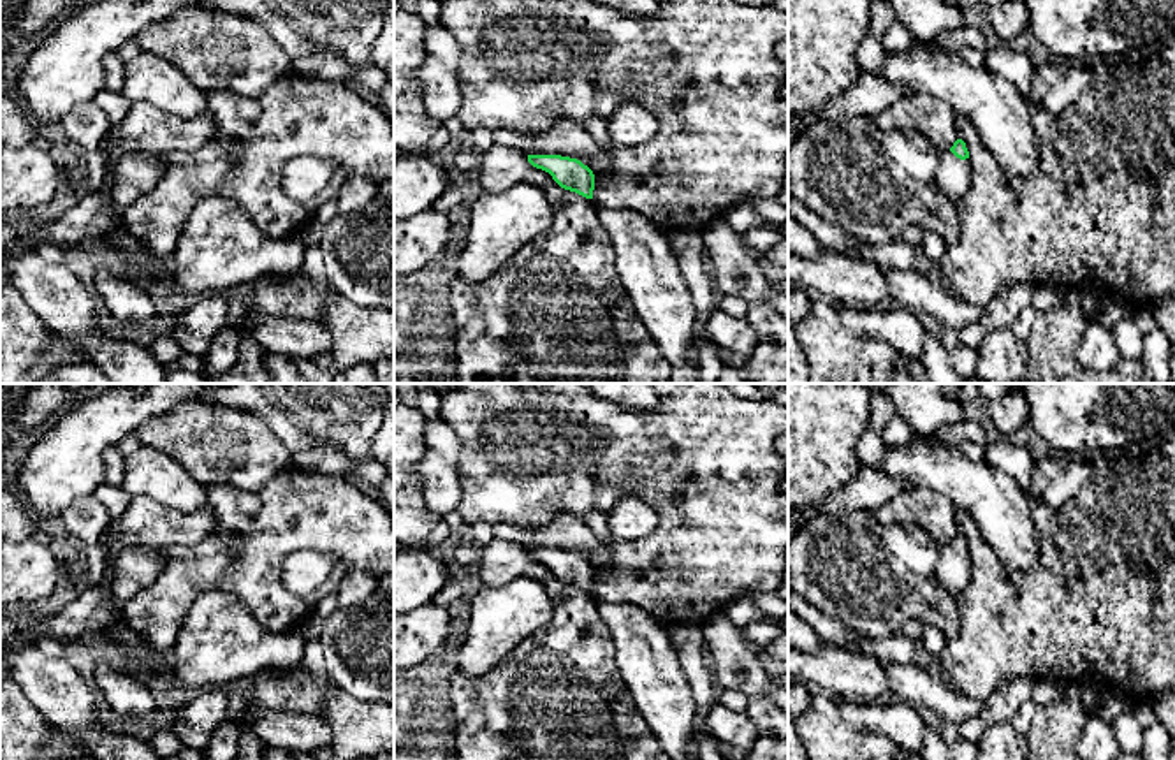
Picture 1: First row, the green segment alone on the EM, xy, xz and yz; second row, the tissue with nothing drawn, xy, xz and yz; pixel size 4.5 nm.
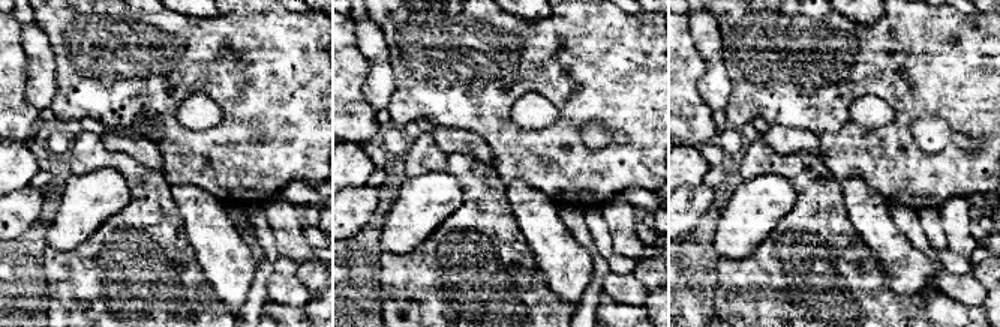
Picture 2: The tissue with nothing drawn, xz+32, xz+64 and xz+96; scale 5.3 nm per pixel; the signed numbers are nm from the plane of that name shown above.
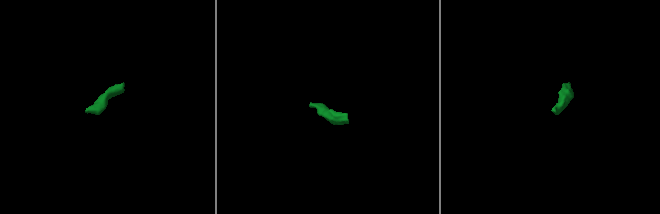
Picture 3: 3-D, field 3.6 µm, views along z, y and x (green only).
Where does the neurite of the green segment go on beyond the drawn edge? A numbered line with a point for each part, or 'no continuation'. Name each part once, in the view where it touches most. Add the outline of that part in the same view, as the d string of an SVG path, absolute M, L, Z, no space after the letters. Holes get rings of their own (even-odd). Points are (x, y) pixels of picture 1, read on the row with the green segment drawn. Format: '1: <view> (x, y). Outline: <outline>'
1: yz (954, 176). Outline: M950 150L943 151L936 181L943 195L957 208L971 188L973 167L969 158L960 160Z

